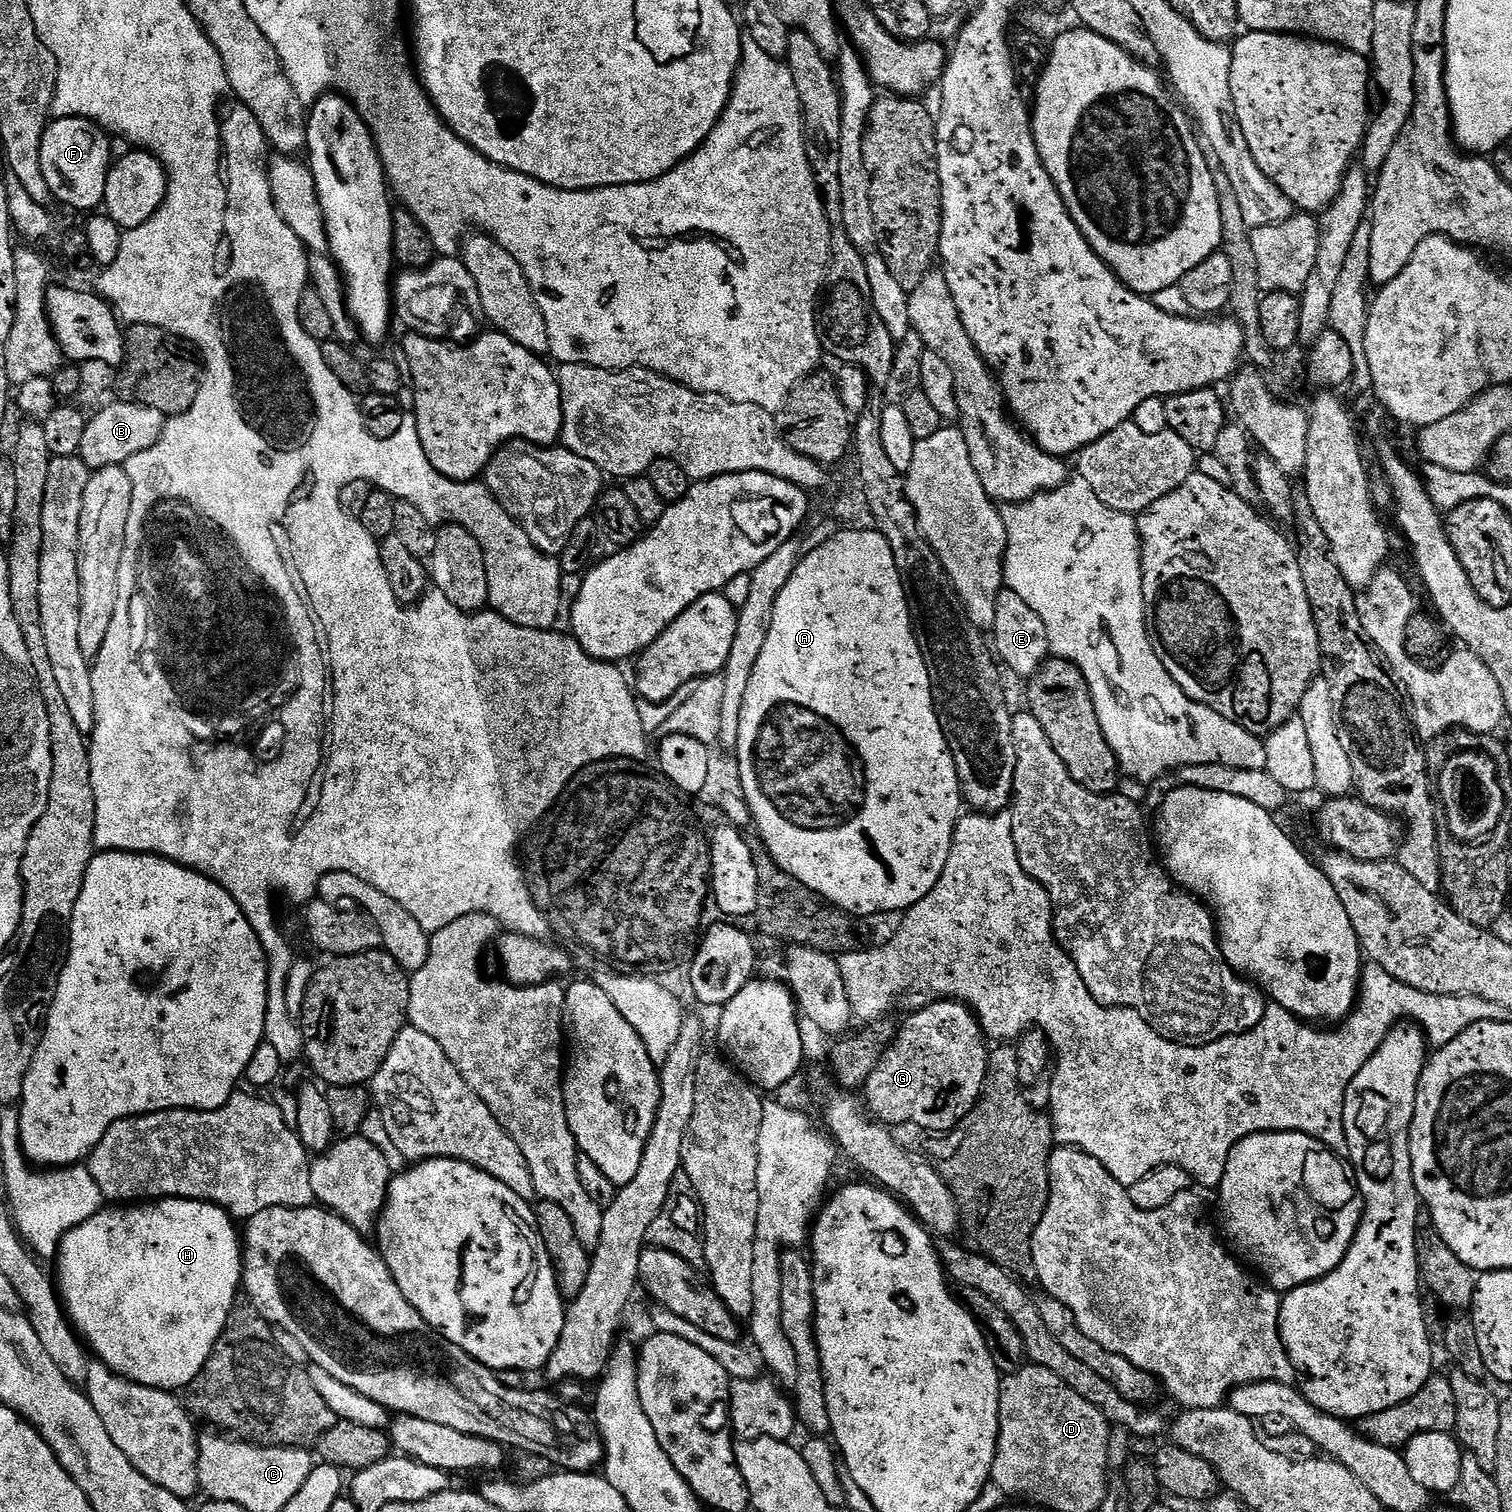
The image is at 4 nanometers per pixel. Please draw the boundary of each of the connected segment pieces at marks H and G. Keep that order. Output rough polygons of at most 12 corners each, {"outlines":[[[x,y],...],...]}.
{"outlines":[[[205,1200],[105,1206],[58,1292],[95,1359],[184,1390],[242,1288]],[[967,1003],[911,1014],[864,1083],[885,1126],[948,1134],[990,1048]]]}

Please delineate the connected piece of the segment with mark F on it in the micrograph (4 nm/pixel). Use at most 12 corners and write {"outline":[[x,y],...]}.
{"outline":[[80,116],[42,134],[53,197],[91,213],[114,163],[109,133]]}

